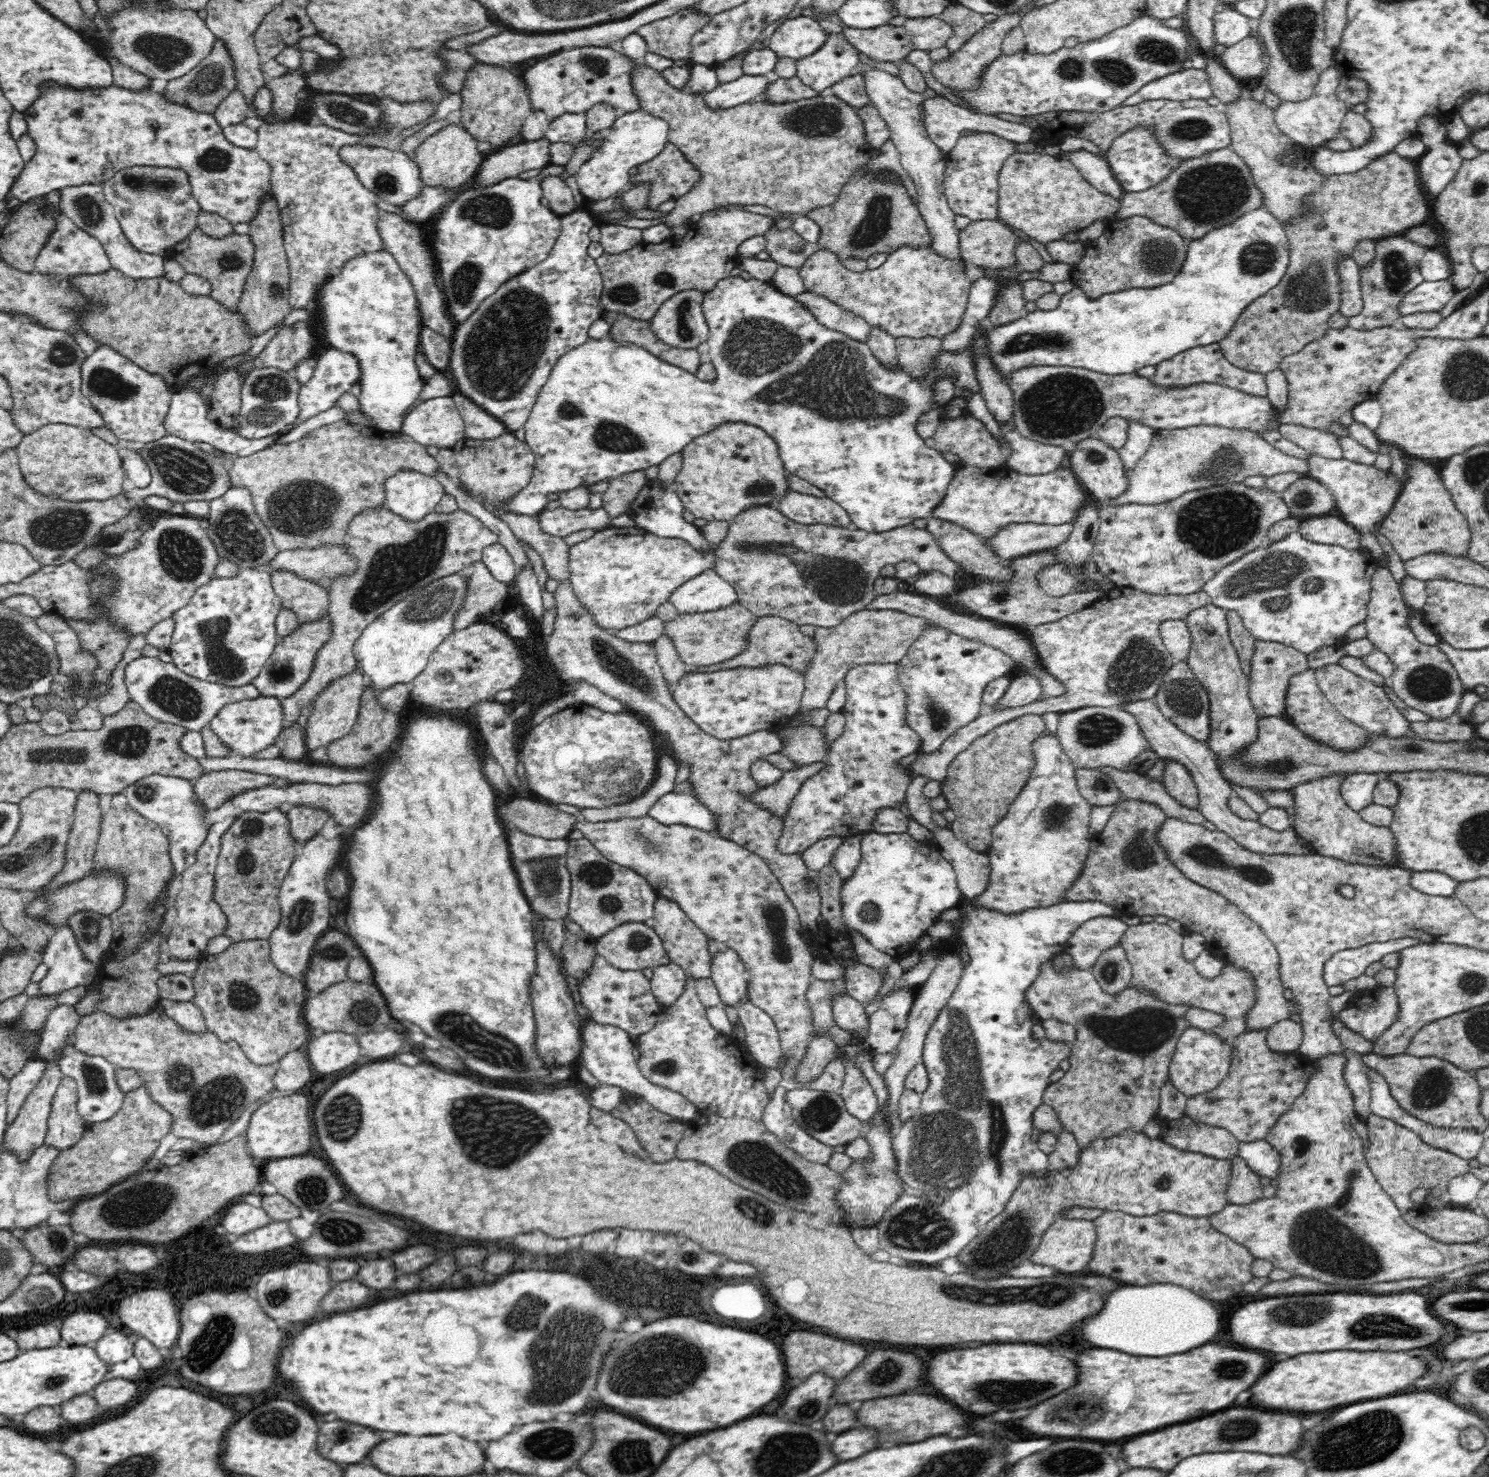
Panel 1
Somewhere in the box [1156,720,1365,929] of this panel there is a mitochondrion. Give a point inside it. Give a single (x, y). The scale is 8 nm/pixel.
(1208, 858)

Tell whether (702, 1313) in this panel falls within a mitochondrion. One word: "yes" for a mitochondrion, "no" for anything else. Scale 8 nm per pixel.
no

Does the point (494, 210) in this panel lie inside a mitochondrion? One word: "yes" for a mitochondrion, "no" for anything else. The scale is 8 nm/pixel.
yes

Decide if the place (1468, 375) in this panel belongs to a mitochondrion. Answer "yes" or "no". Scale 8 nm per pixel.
yes

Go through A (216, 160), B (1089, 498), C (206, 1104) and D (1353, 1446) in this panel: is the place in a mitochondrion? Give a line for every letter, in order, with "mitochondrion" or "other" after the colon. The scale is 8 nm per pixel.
A: mitochondrion
B: other
C: mitochondrion
D: mitochondrion

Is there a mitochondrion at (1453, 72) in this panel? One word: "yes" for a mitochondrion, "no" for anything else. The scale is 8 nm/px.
no

